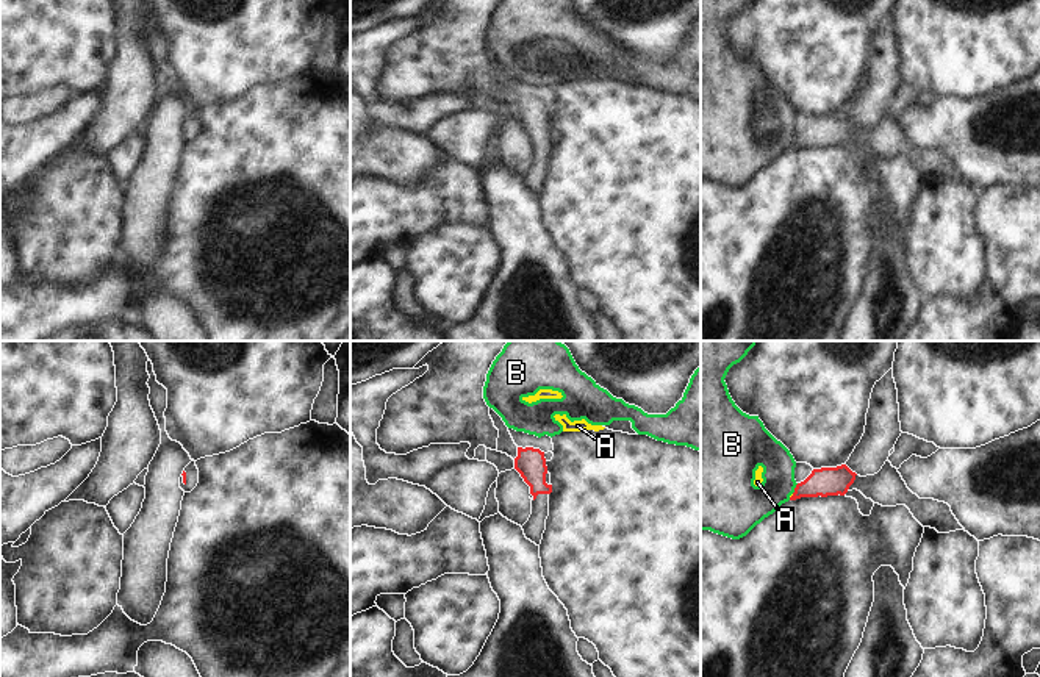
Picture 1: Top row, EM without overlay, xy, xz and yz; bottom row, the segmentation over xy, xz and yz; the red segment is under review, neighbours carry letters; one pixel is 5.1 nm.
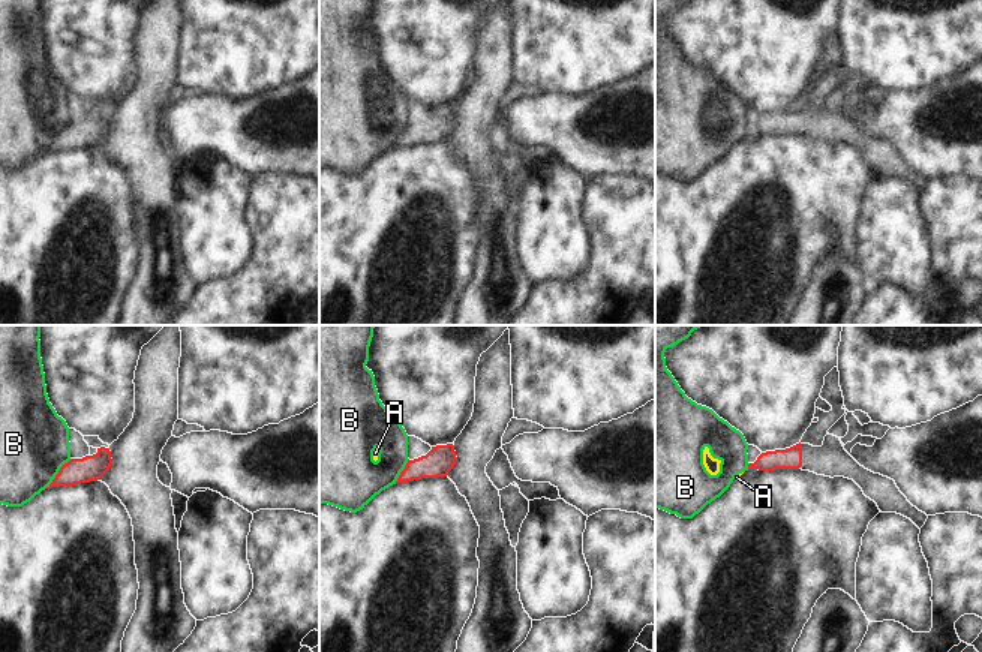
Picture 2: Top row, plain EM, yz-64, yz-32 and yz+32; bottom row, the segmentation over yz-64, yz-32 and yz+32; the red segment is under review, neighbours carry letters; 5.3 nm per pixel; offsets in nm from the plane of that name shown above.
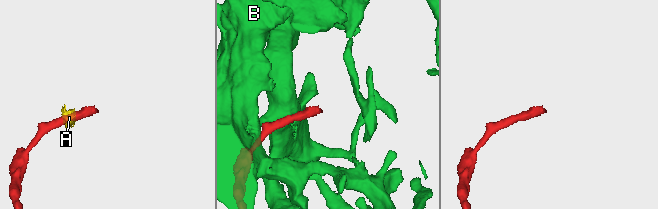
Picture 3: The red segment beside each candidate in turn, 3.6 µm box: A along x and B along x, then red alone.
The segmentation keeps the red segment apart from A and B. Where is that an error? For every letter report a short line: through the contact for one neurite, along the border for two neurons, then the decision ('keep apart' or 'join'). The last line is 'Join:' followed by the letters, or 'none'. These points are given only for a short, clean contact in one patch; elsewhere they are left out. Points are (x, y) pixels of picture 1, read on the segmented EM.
A: line yz (793, 494), (790, 497); keep apart
B: keep apart
Join: none

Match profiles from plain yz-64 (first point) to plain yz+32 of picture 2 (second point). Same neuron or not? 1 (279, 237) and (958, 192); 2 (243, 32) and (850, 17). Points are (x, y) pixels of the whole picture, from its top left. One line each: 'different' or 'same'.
1: same
2: same

